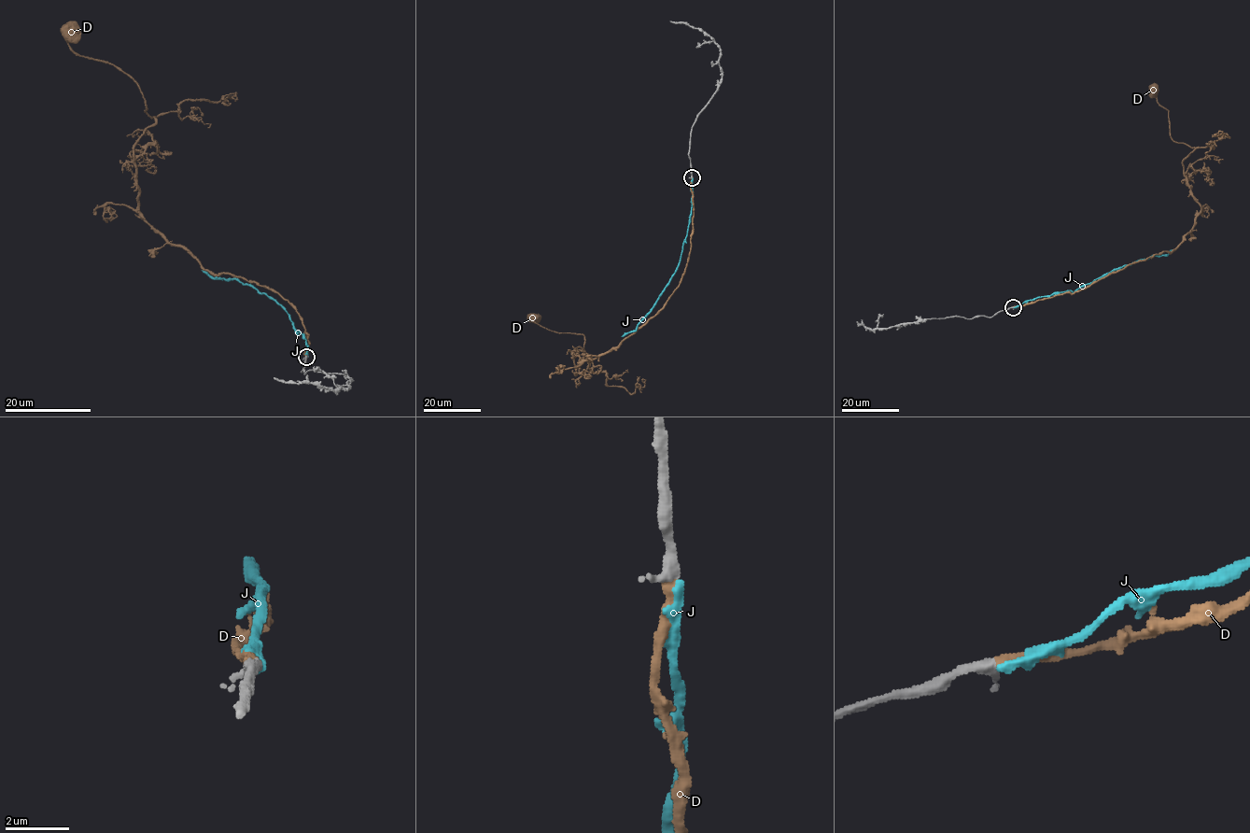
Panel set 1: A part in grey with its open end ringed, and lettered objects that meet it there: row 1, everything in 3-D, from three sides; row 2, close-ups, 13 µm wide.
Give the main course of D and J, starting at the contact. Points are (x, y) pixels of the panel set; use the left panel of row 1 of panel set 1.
D: (306, 356), (279, 292), (213, 275), (139, 213), (133, 144), (155, 121), (139, 86), (79, 56), (70, 35)
J: (307, 356), (306, 341), (276, 302), (251, 285), (244, 285), (238, 279), (211, 277), (202, 270)

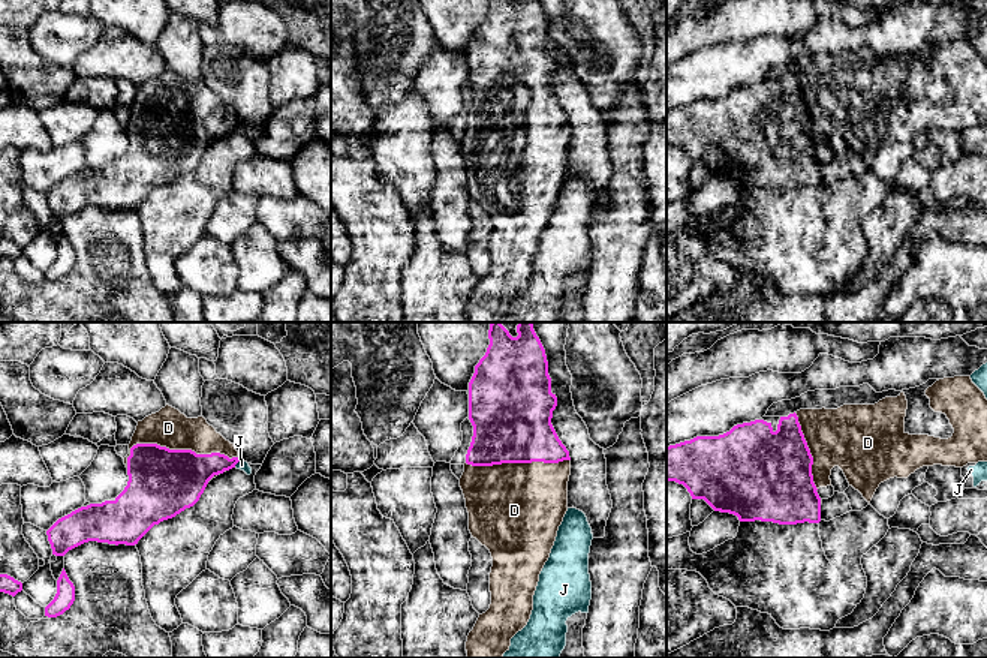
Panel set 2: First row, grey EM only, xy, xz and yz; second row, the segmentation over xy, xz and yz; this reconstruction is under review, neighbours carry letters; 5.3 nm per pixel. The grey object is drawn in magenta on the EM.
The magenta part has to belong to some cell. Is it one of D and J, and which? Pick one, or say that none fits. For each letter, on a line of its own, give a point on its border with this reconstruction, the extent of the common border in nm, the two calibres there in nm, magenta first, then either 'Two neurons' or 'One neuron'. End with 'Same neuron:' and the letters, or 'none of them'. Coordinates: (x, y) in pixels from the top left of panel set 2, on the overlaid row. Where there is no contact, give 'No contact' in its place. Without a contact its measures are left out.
D: Touches magenta at xy (175, 450). Shared border 600 nm. Thickness 360 nm (magenta) against 200 nm. One neuron
J: Touches magenta at xy (237, 462). Shared border 60 nm. Thickness 200 nm (magenta) against 50 nm. Two neurons
Same neuron: D

